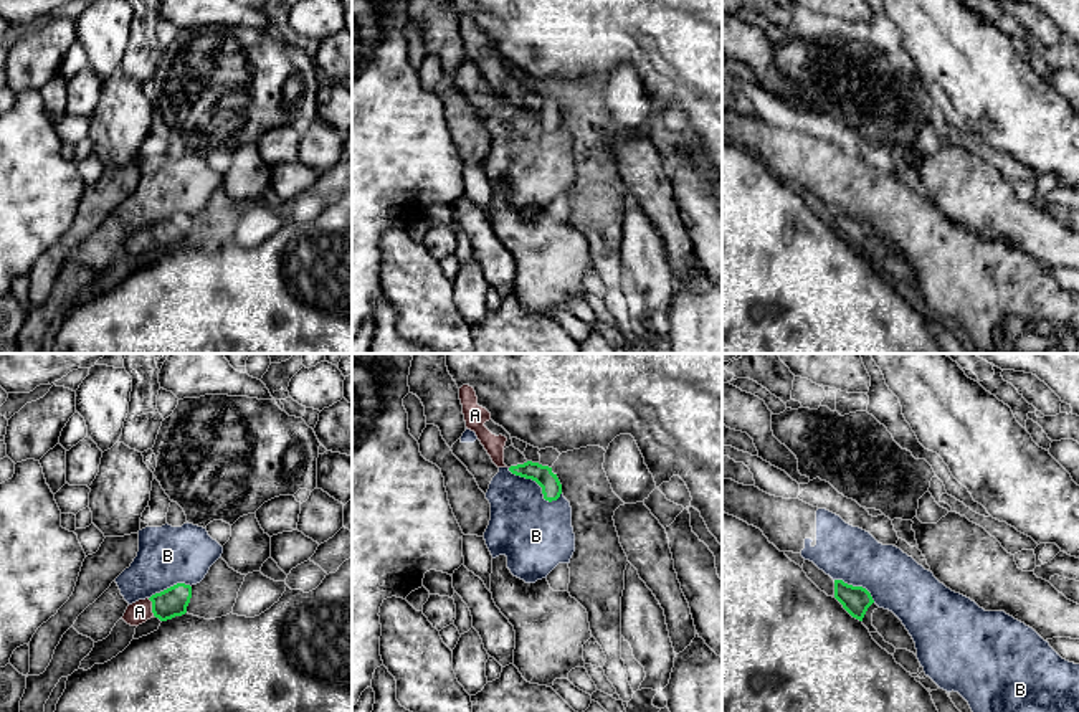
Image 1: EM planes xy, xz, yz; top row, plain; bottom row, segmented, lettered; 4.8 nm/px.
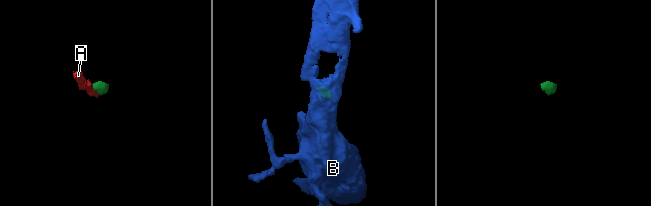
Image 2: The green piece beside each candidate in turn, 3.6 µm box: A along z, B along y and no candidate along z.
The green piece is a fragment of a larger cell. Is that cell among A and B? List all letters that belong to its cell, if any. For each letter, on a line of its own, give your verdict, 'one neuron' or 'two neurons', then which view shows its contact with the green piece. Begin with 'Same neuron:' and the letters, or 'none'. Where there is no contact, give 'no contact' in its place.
Same neuron: A
A: one neuron; meets green in xy
B: two neurons; meets green in xz

